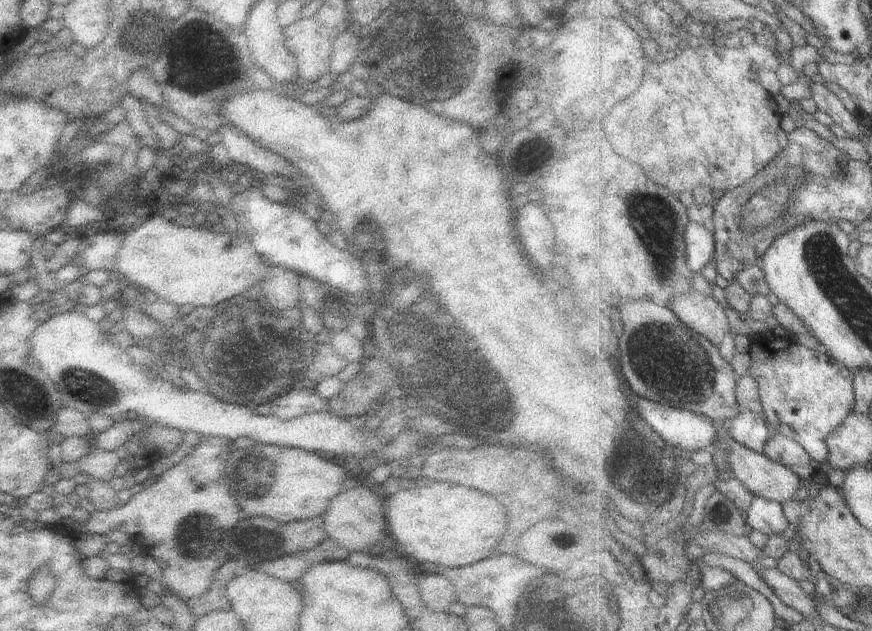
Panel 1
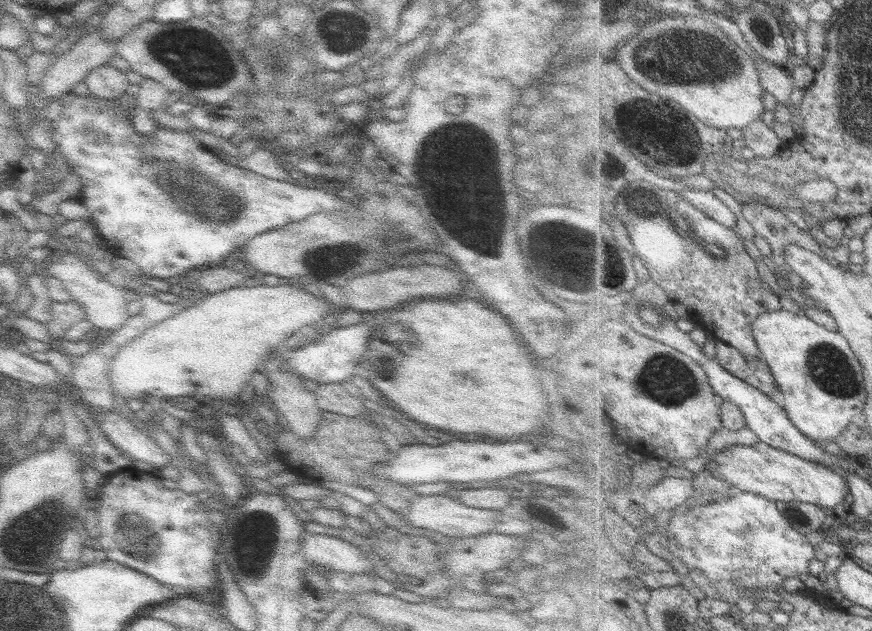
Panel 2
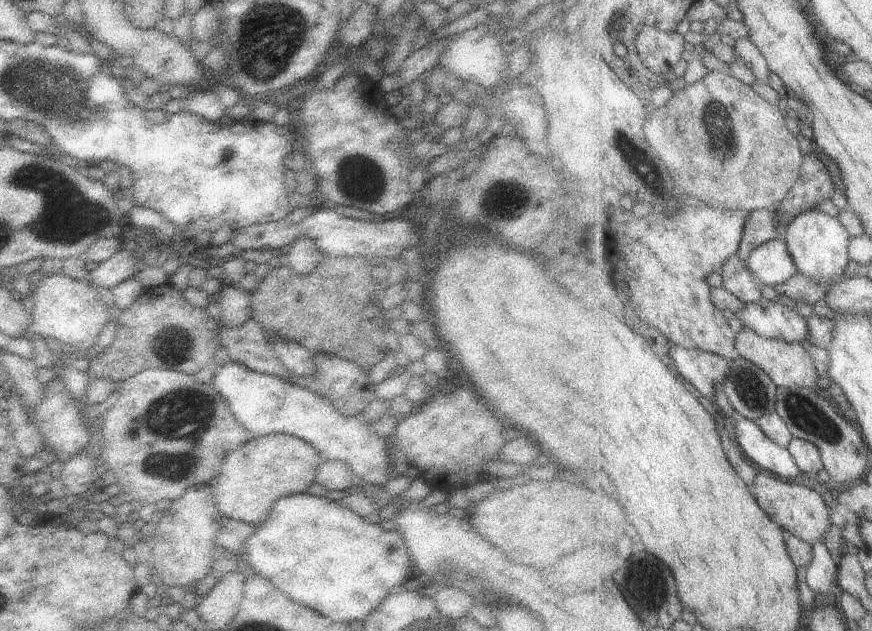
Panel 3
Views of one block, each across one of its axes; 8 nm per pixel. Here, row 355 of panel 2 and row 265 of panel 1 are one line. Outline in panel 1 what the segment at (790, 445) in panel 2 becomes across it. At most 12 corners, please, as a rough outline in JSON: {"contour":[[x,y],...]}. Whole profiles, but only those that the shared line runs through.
{"contour":[[690,220],[684,229],[686,266],[699,272],[714,259],[714,232]]}

